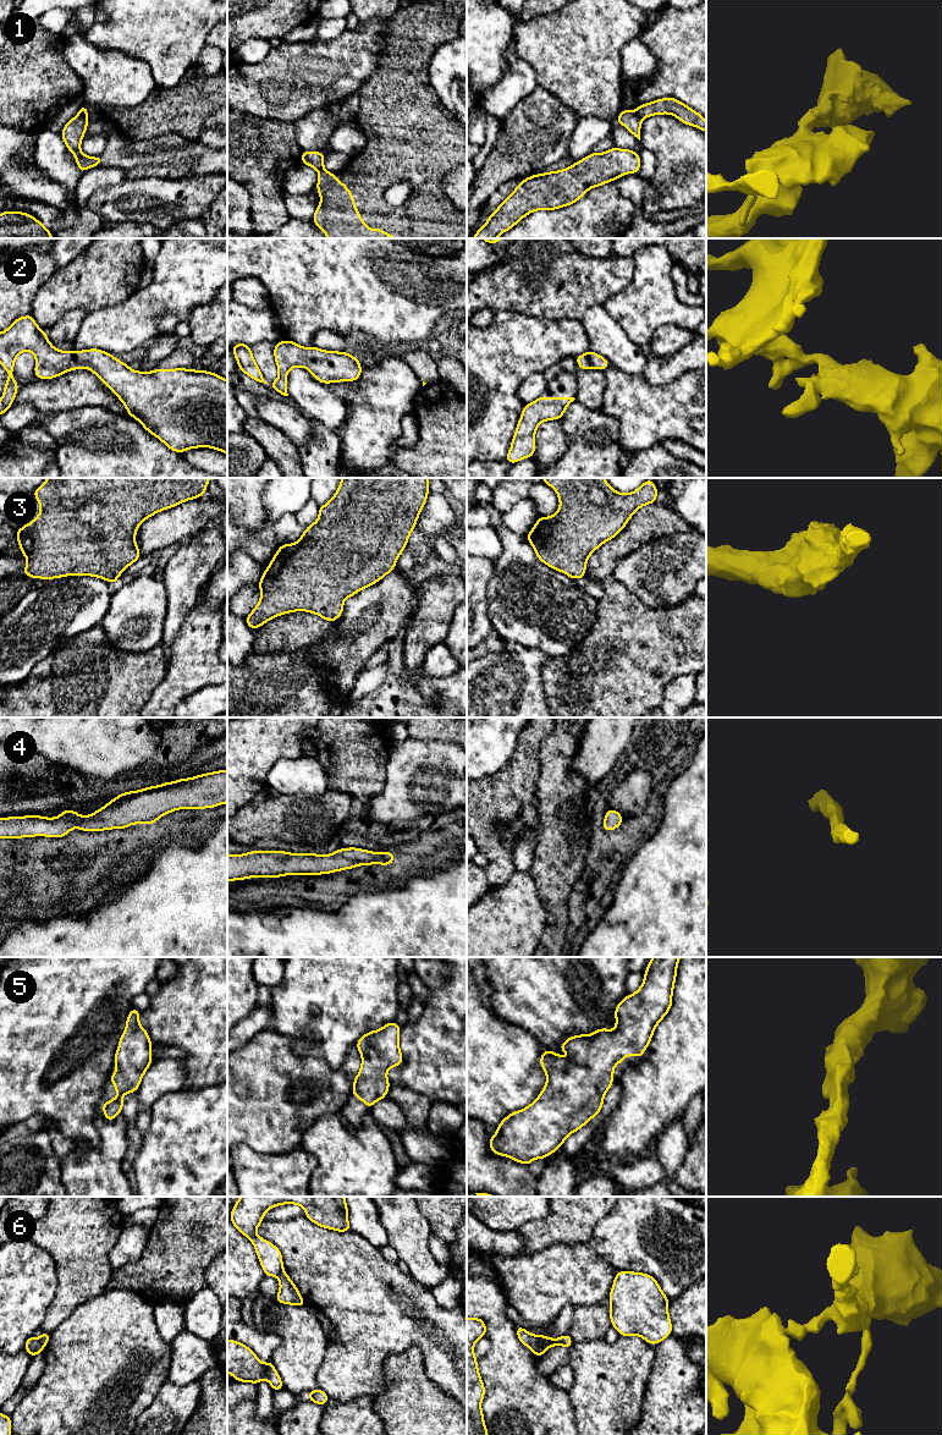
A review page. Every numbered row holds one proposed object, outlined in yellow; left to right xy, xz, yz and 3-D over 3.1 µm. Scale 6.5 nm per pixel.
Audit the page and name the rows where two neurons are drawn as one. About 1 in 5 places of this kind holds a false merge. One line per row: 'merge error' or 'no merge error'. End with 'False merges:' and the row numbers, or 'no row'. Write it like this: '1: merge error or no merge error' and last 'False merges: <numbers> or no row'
1: merge error
2: no merge error
3: no merge error
4: no merge error
5: no merge error
6: merge error
False merges: 1, 6

